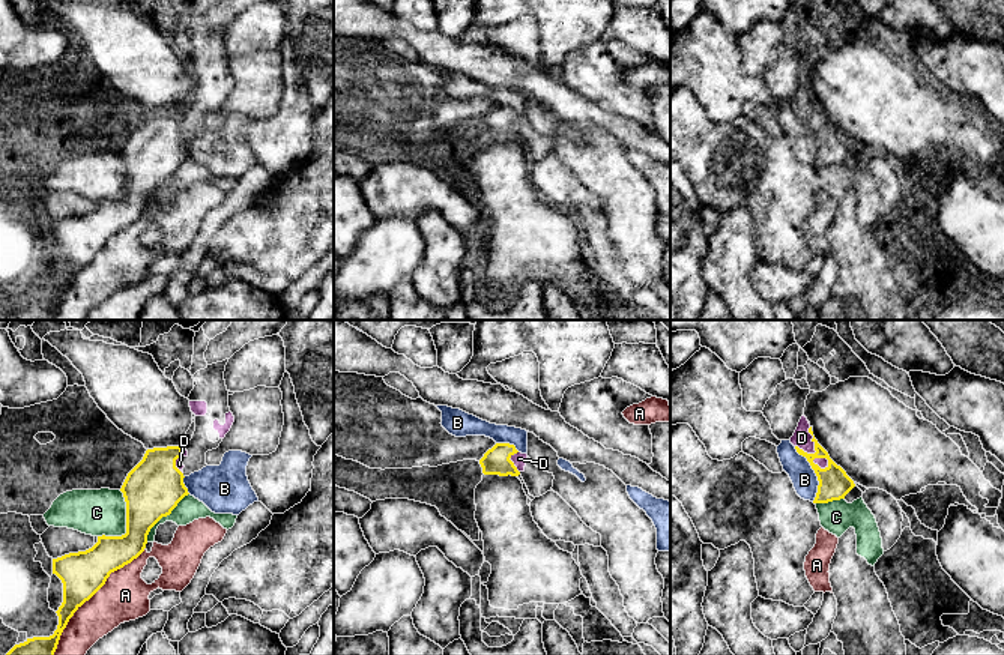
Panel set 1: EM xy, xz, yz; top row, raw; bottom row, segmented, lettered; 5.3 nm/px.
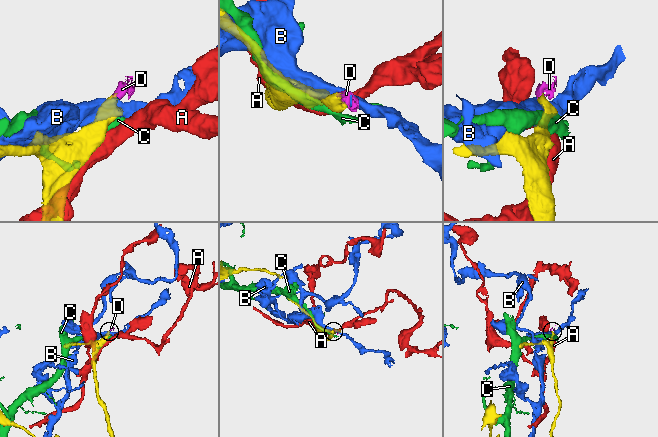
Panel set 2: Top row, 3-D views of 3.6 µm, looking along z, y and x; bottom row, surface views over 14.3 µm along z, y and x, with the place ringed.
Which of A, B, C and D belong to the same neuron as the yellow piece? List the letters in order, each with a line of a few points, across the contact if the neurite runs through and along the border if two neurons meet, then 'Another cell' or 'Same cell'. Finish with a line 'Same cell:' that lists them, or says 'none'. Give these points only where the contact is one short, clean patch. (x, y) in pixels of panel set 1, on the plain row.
A: Another cell
B: Another cell
C: Another cell
D: Line: yz (834, 147), (828, 123), (815, 107), (807, 107), (801, 101). Same cell
Same cell: D

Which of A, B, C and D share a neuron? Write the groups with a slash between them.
A / B / C / D

